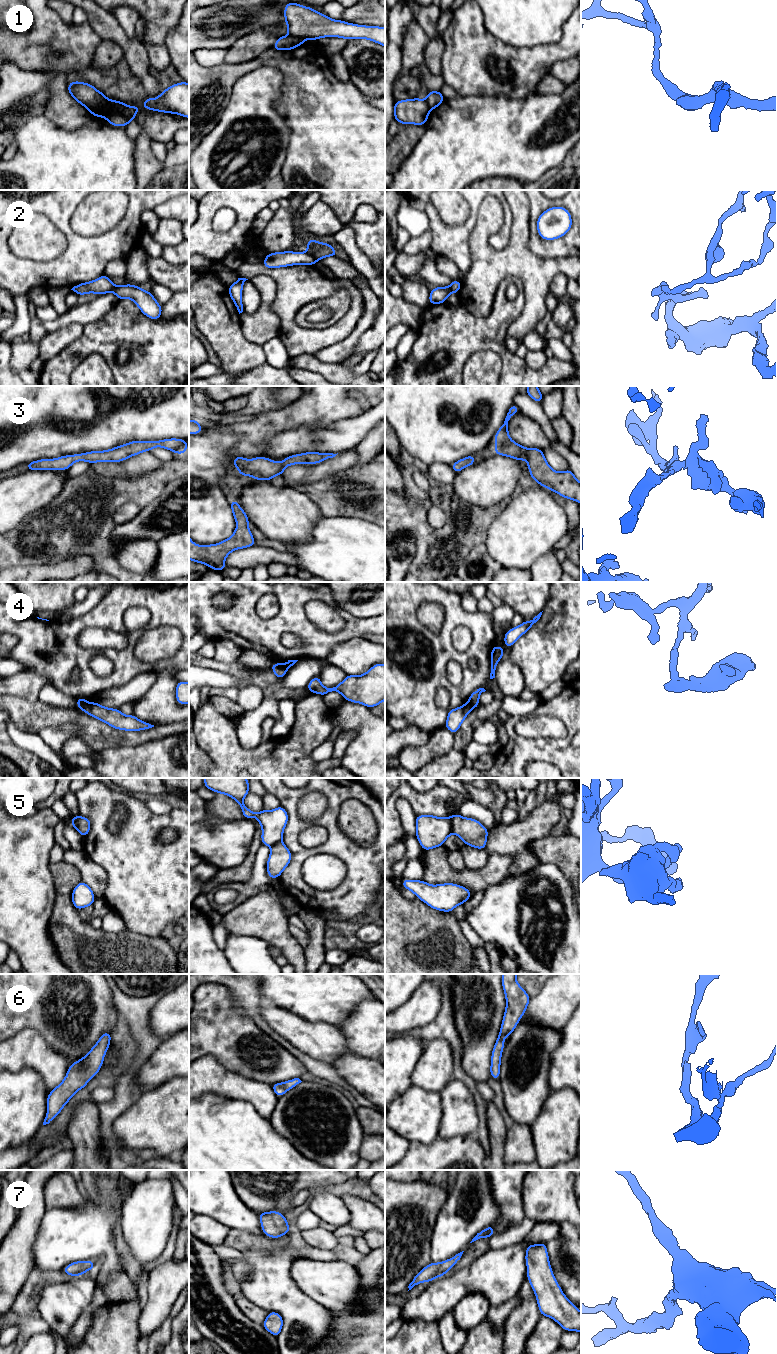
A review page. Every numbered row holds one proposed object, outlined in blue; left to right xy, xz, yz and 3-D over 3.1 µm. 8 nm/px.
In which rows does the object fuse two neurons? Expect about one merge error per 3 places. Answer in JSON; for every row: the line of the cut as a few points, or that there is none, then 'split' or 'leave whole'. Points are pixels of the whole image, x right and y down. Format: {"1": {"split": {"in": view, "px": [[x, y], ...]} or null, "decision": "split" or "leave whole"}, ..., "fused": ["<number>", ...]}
{"1": {"split": {"in": "xy", "px": [[109, 99], [91, 112]]}, "decision": "split"}, "2": {"split": {"in": "xz", "px": [[308, 251], [317, 259]]}, "decision": "split"}, "3": {"split": null, "decision": "leave whole"}, "4": {"split": {"in": "xy", "px": [[88, 703], [79, 708]]}, "decision": "split"}, "5": {"split": {"in": "xy", "px": [[75, 816], [75, 824], [78, 830]]}, "decision": "split"}, "6": {"split": null, "decision": "leave whole"}, "7": {"split": null, "decision": "leave whole"}, "fused": ["1", "2", "4", "5"]}

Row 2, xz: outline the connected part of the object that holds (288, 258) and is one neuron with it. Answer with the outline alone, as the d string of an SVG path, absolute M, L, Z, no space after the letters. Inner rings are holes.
M275 252L269 253L265 256L263 265L270 268L279 268L293 265L315 265L317 259L314 258L309 252Z

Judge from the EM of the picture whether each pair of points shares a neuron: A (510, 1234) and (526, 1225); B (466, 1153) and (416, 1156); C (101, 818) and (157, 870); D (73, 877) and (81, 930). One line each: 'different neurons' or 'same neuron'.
A: same neuron
B: same neuron
C: same neuron
D: same neuron

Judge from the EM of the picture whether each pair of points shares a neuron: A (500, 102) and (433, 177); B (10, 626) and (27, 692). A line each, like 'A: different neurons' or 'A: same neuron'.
A: same neuron
B: different neurons

